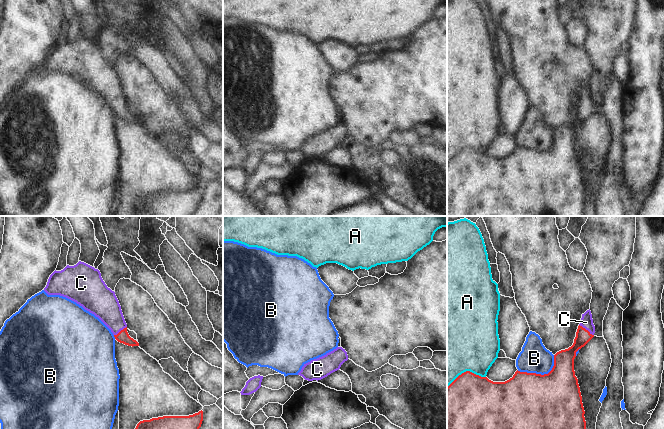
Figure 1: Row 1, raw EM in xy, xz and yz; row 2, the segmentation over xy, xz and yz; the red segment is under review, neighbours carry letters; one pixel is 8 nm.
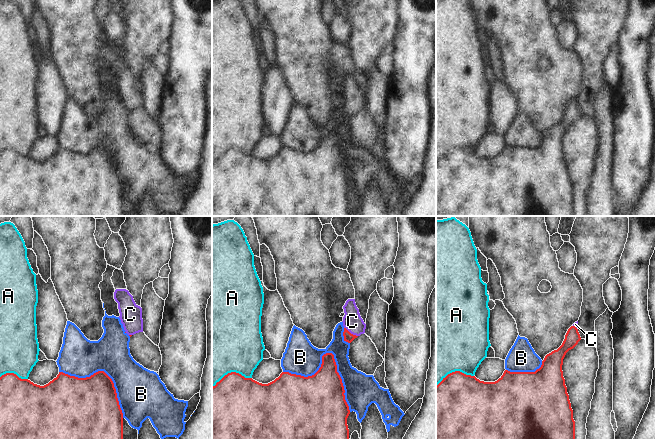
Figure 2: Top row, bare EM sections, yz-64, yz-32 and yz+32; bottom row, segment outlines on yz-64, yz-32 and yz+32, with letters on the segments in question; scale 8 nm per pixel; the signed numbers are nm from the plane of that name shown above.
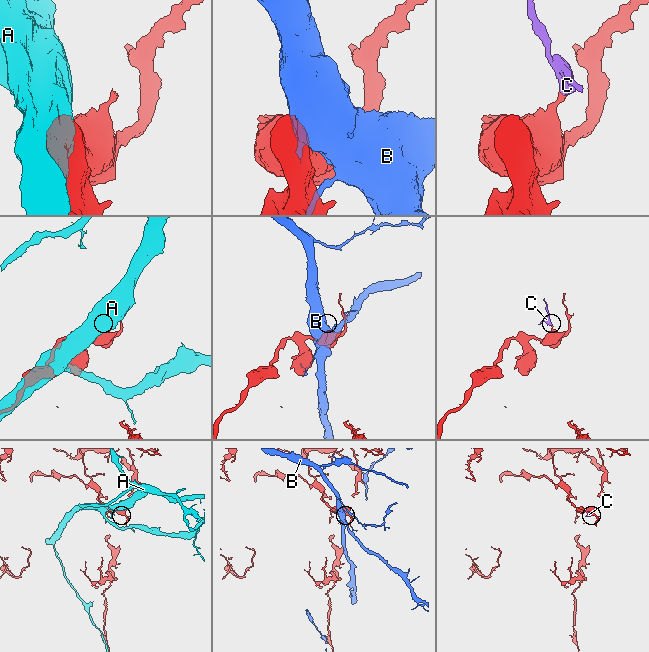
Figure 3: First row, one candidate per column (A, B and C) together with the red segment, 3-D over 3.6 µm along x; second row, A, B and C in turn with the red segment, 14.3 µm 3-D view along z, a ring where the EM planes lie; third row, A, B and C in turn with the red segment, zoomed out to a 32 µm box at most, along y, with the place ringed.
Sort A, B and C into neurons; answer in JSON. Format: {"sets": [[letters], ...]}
{"sets": [["A"], ["B"], ["C"]]}

